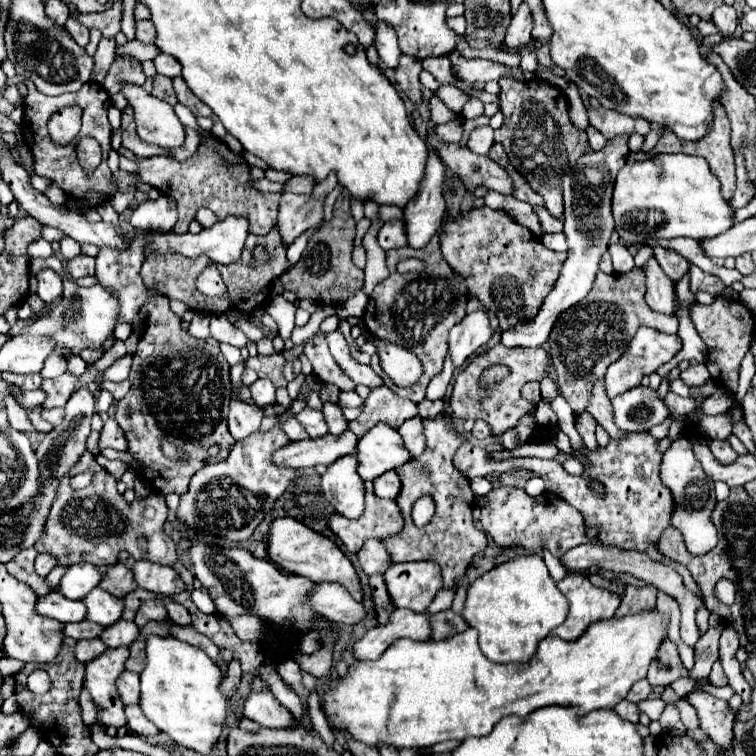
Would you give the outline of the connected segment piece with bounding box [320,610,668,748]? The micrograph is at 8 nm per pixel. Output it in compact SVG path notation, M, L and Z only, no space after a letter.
M656 610L620 620L602 620L592 624L590 630L586 630L586 634L576 642L562 642L556 636L546 636L538 642L536 654L528 662L520 664L490 662L478 648L478 634L474 628L446 640L412 642L402 638L390 644L378 660L356 660L348 666L346 676L330 680L328 690L320 698L320 706L332 728L374 748L380 744L394 748L424 748L444 740L462 742L468 736L490 734L494 724L506 716L514 714L524 718L544 706L578 708L578 716L584 716L592 710L614 708L626 698L636 680L646 678L648 664L656 658L656 650L666 638L666 624L666 618L662 618Z

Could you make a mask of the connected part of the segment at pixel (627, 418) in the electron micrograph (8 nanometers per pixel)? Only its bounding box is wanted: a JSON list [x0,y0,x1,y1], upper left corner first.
[612,386,668,432]

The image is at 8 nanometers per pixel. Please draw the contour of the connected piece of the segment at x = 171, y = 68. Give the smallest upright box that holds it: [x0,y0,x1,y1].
[154,54,182,78]

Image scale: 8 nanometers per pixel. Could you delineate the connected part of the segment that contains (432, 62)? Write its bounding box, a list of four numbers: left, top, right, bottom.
[422,56,458,86]

